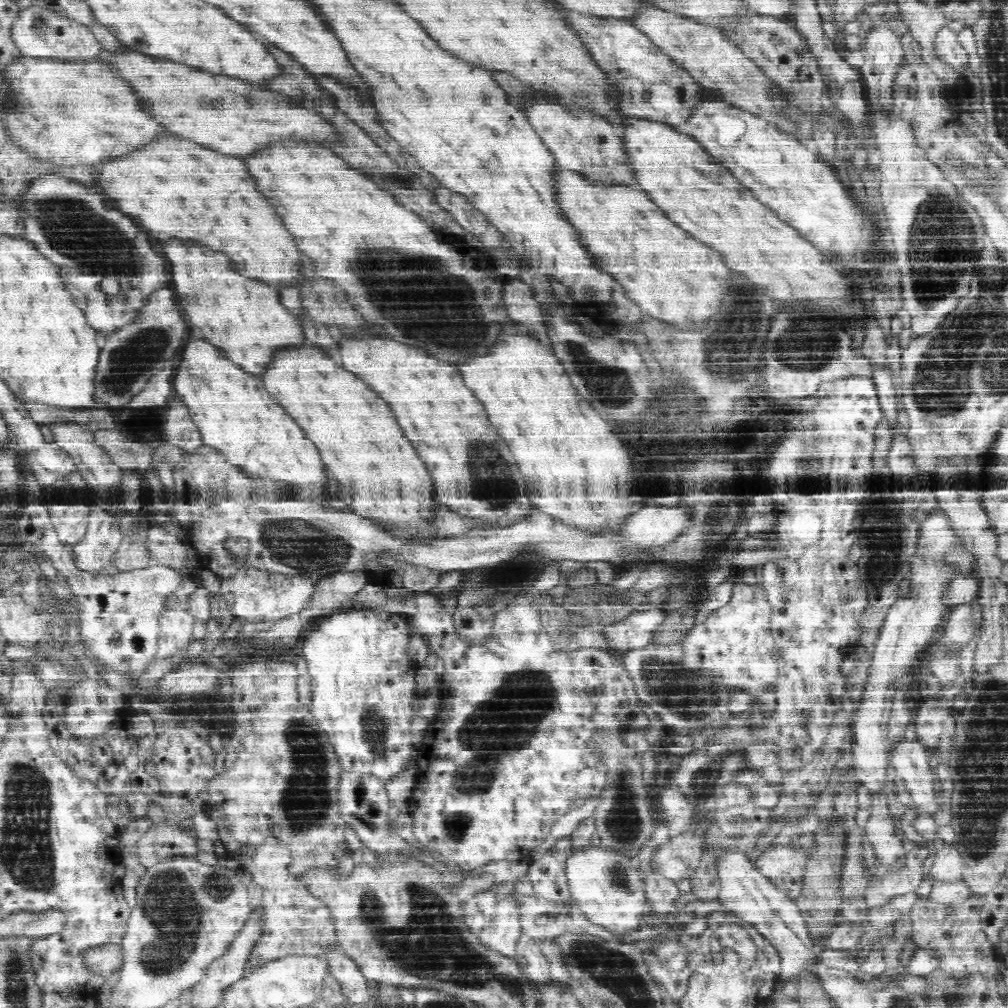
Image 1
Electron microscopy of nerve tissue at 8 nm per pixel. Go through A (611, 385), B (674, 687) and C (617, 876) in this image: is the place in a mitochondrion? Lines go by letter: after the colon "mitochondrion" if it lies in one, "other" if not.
A: mitochondrion
B: mitochondrion
C: mitochondrion

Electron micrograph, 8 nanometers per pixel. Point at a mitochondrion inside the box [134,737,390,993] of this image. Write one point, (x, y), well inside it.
(171, 905)

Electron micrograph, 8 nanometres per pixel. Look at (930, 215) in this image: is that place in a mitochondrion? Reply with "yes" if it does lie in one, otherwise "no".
yes

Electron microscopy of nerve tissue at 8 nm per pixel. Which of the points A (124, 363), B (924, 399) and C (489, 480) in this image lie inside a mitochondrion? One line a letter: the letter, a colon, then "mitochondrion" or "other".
A: mitochondrion
B: other
C: mitochondrion

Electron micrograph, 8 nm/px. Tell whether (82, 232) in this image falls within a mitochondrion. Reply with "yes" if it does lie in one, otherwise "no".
yes

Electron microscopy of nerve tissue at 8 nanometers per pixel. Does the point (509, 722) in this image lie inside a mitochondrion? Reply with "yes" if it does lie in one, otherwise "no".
yes

